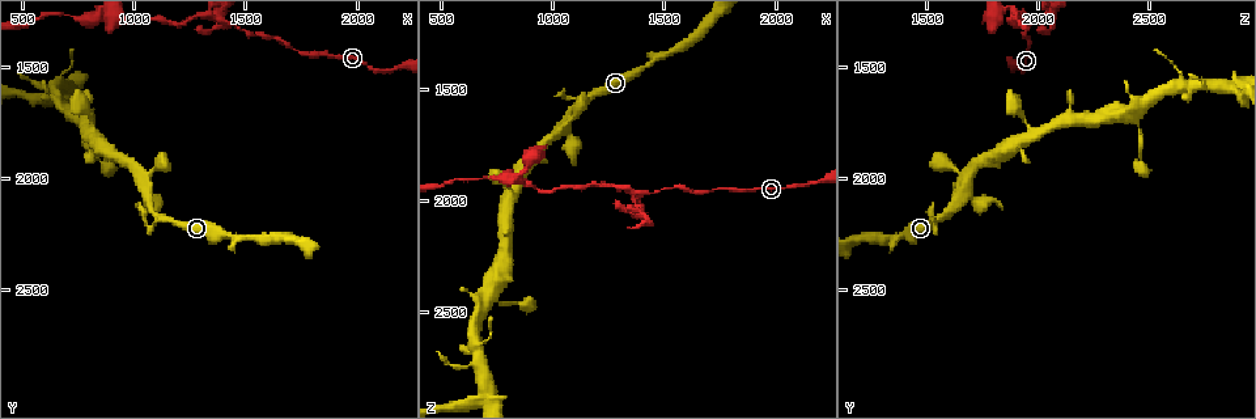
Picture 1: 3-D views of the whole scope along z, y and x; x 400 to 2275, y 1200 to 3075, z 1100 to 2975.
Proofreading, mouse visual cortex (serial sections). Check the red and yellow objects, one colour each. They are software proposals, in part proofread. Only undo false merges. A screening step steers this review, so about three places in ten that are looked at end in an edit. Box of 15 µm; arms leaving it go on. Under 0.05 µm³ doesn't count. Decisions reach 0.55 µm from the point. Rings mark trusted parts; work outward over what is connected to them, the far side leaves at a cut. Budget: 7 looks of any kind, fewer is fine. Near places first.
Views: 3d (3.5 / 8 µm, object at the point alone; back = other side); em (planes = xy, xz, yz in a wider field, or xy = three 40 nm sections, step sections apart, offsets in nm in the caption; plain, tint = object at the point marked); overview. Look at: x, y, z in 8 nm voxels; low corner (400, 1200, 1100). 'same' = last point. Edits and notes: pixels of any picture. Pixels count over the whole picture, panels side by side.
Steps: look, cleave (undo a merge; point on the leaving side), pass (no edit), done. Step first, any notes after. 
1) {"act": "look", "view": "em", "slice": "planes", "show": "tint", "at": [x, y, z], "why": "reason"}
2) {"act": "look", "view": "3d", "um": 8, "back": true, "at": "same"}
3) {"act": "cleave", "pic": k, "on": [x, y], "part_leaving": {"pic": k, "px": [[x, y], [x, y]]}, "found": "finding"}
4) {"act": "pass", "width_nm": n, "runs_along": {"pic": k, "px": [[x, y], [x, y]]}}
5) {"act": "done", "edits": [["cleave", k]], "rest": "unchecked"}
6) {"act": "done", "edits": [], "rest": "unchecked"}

{"act": "look", "view": "3d", "um": 3.5, "at": [1150, 2190, 1560], "why": "a fork"}

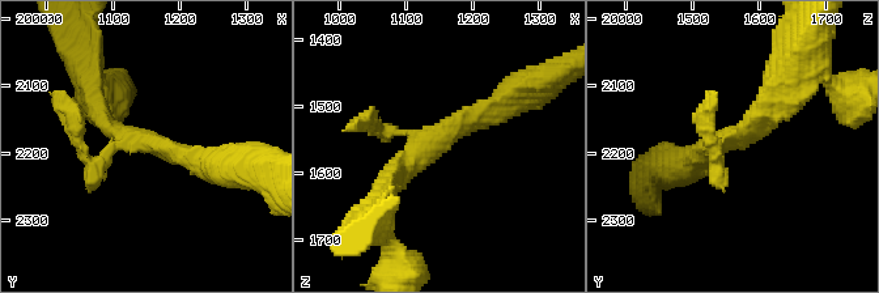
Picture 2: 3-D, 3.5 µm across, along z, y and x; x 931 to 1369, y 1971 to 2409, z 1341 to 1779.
{"act": "look", "view": "em", "slice": "xy", "step": 3, "show": "tint", "at": [1150, 2185, 1550], "why": "shape alone is not enough"}

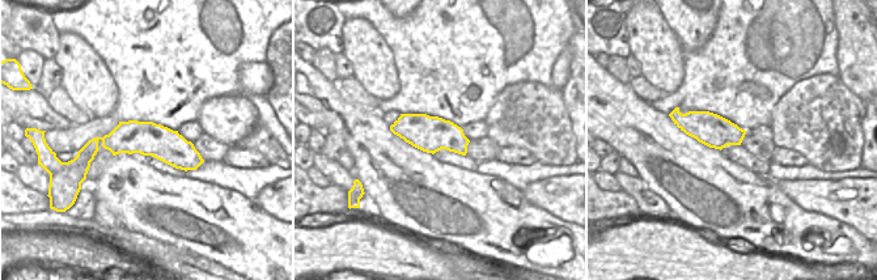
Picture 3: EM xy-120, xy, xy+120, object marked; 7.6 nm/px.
{"act": "pass", "runs_along": {"pic": 3, "px": [[81, 155], [98, 141], [160, 141], [198, 161]]}, "found": "continuous, no second cell"}

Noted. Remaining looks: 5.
{"act": "look", "view": "3d", "um": 3.5, "at": [740, 1740, 2430], "why": "thin arm on a thick one"}

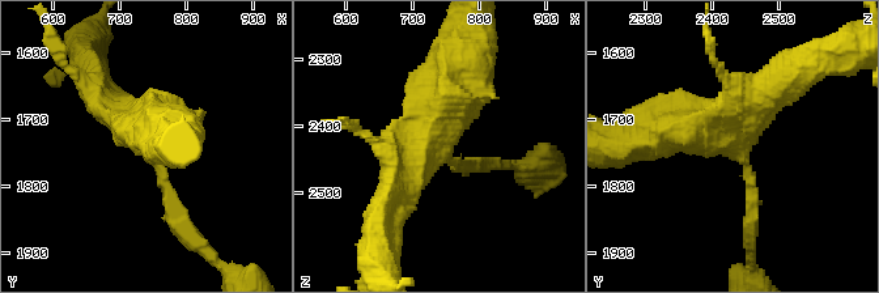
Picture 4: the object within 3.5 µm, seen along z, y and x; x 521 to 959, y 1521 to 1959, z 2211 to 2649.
{"act": "look", "view": "em", "slice": "xy", "step": 5, "show": "tint", "at": [745, 1735, 2430], "arms": 4, "arm_widths_nm": [150, 300, 350, 600]}

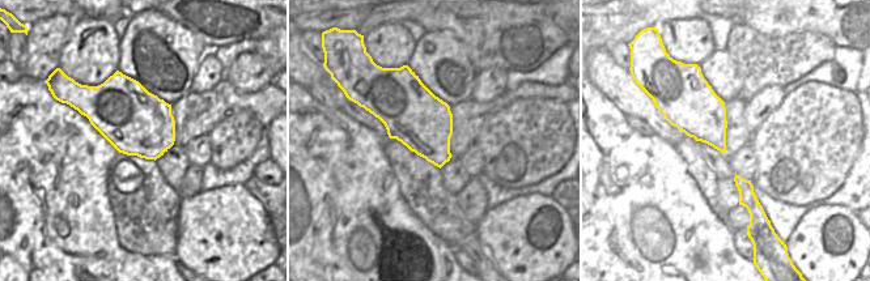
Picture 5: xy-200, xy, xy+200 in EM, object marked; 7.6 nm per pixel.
{"act": "pass", "runs_along": {"pic": 4, "px": [[462, 54], [434, 135], [390, 191]]}, "found": "all the same cell"}

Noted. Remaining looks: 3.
{"act": "look", "view": "3d", "um": 3.5, "back": true, "at": [690, 1610, 2860], "why": "a fork"}

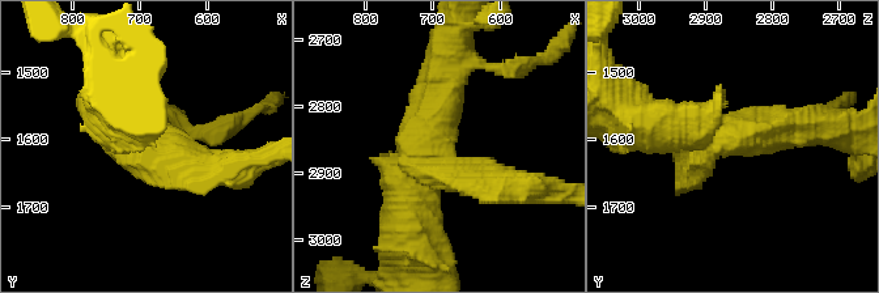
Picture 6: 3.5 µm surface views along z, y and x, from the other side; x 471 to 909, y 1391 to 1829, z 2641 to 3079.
{"act": "look", "view": "em", "slice": "xy", "step": 3, "show": "tint", "at": [700, 1600, 2870]}

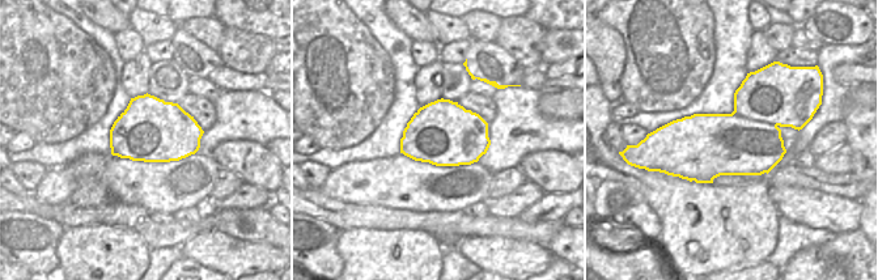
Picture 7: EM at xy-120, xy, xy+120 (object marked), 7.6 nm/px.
{"act": "look", "view": "em", "slice": "planes", "show": "tint", "at": "same"}

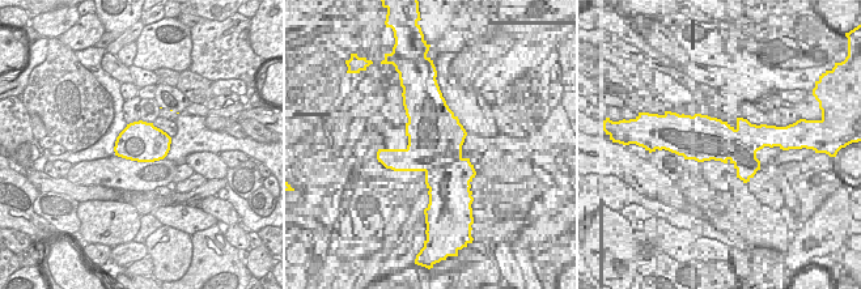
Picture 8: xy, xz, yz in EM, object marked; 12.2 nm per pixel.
{"act": "cleave", "pic": 6, "on": [204, 186], "arms": 3, "part_leaving": {"pic": 6, "px": [[173, 155], [202, 170], [274, 155]]}, "found": "two cells meet here"}

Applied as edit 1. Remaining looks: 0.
{"act": "done", "edits": [["cleave", 6]], "rest": "unchecked"}

